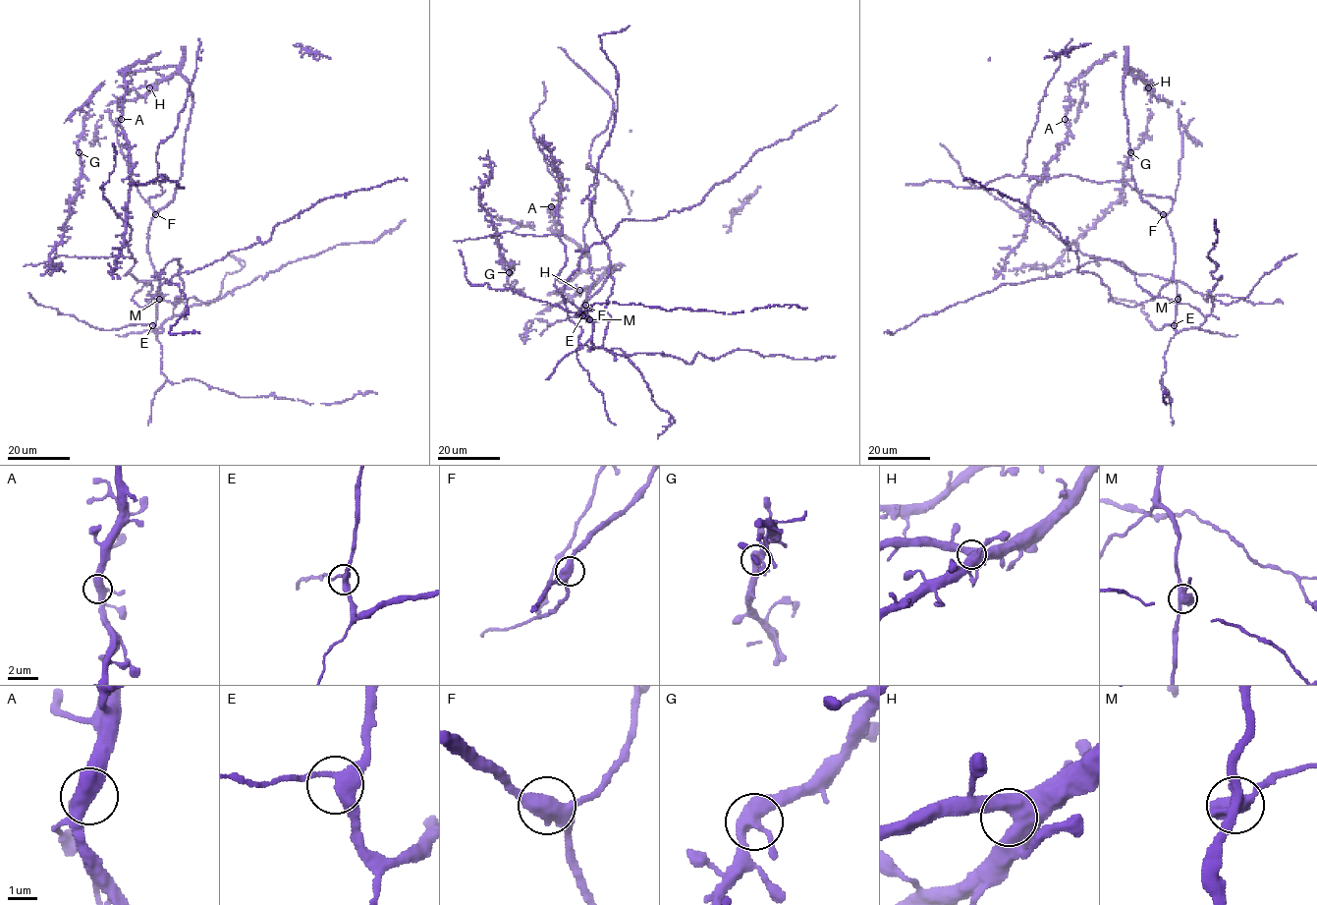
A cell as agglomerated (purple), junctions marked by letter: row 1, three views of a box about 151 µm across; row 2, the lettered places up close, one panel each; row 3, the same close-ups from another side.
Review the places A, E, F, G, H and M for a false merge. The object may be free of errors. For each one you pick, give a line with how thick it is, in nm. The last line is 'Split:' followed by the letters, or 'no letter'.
M: calibre 440 nm
Split: M

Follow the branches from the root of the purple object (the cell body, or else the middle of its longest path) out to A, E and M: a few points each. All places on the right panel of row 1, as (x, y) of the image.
A: (1175, 254), (1171, 280), (1136, 274), (1119, 261), (1084, 254), (1022, 217), (1030, 189), (1066, 138), (1065, 119)
E: (1175, 254), (1173, 278), (1178, 286), (1178, 303), (1174, 325)
M: (1175, 254), (1173, 278), (1178, 286), (1178, 299)

